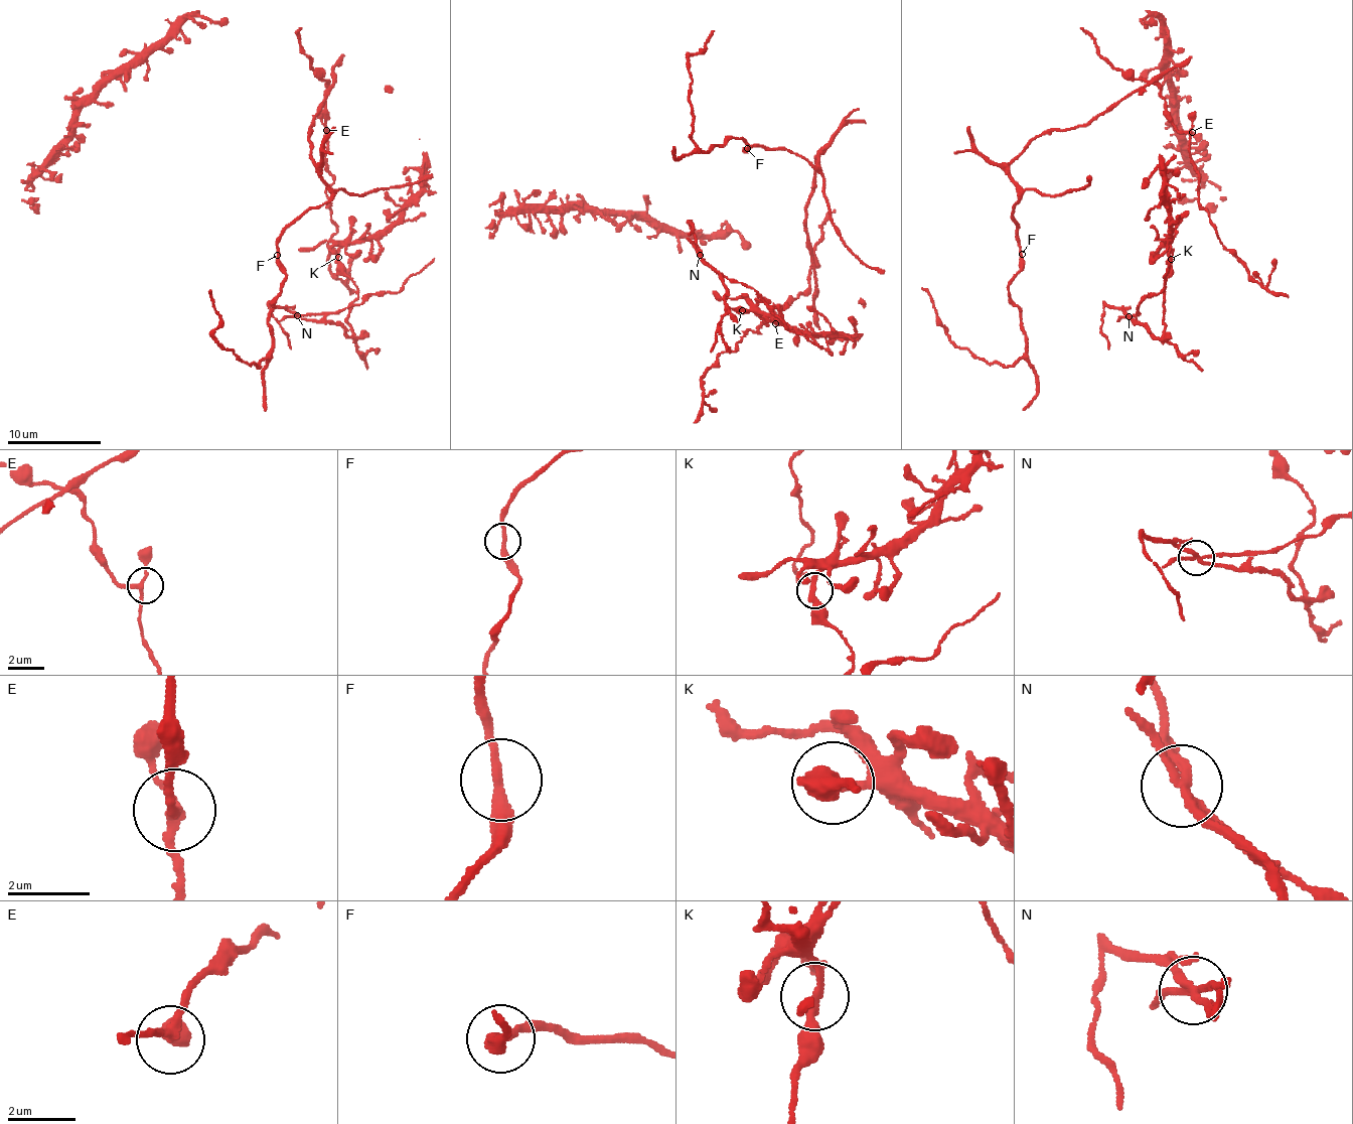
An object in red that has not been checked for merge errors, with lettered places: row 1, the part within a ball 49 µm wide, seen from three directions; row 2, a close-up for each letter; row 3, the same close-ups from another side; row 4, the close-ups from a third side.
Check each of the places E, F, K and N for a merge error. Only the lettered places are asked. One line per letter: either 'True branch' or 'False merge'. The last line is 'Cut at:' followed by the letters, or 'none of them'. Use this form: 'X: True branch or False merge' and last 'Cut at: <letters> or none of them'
E: True branch
F: True branch
K: False merge
N: False merge
Cut at: K, N

